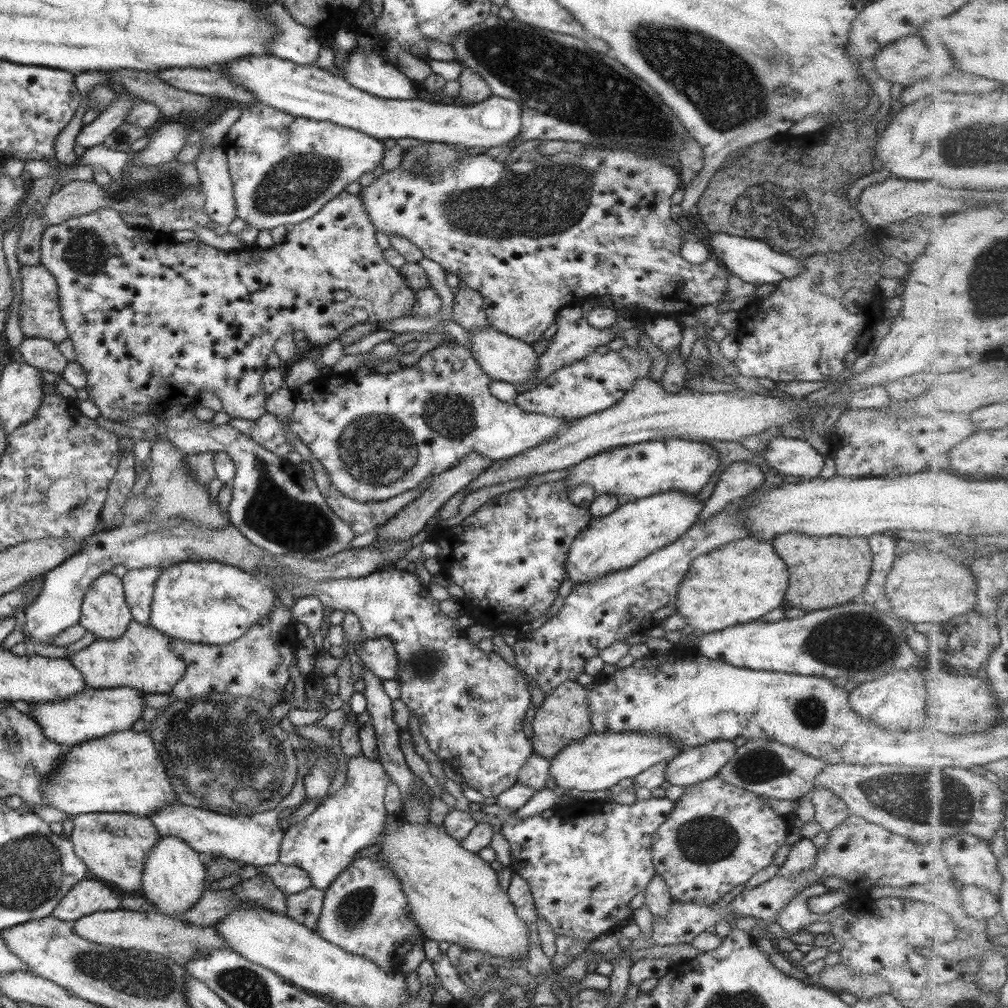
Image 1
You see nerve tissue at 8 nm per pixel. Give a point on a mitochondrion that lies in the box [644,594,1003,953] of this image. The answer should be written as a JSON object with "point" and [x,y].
{"point":[917,798]}

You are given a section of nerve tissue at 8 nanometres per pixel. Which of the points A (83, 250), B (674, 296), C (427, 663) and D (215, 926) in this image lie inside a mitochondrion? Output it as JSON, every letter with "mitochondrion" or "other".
{"A":"mitochondrion","B":"other","C":"mitochondrion","D":"other"}

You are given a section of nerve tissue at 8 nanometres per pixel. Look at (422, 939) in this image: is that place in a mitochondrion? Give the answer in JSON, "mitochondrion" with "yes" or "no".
{"mitochondrion":"no"}

